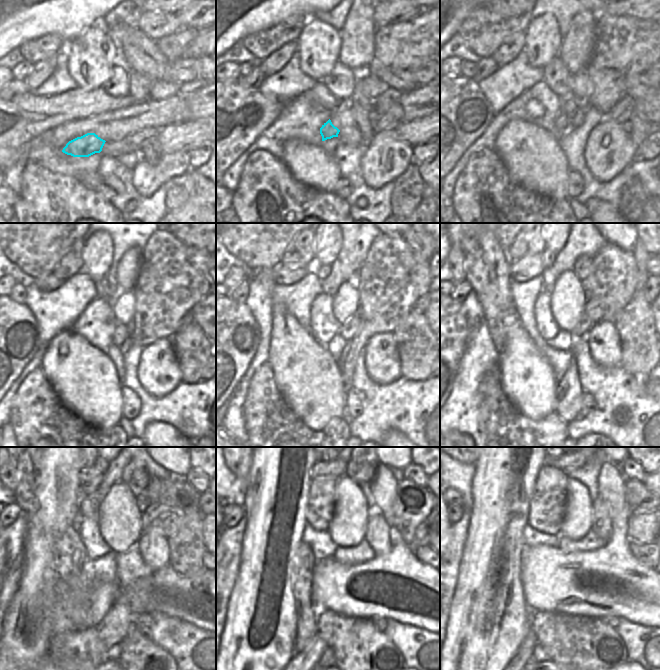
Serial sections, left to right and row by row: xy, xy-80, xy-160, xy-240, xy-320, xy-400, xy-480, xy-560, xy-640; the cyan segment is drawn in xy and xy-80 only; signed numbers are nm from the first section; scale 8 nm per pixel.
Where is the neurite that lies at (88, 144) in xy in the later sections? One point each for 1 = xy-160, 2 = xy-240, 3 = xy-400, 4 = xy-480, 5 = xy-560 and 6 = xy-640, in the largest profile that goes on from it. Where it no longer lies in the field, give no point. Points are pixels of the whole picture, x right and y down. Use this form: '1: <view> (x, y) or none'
1: xy-160 (562, 120)
2: xy-240 (121, 333)
3: xy-400 (595, 309)
4: xy-480 (166, 514)
5: xy-560 (408, 493)
6: xy-640 (636, 493)

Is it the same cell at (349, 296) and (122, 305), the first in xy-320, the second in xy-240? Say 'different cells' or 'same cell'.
same cell

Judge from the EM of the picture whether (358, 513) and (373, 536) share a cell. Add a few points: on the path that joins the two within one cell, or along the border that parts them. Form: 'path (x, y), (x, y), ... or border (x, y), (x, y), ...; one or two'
border (368, 509), (368, 527), (363, 538); two

